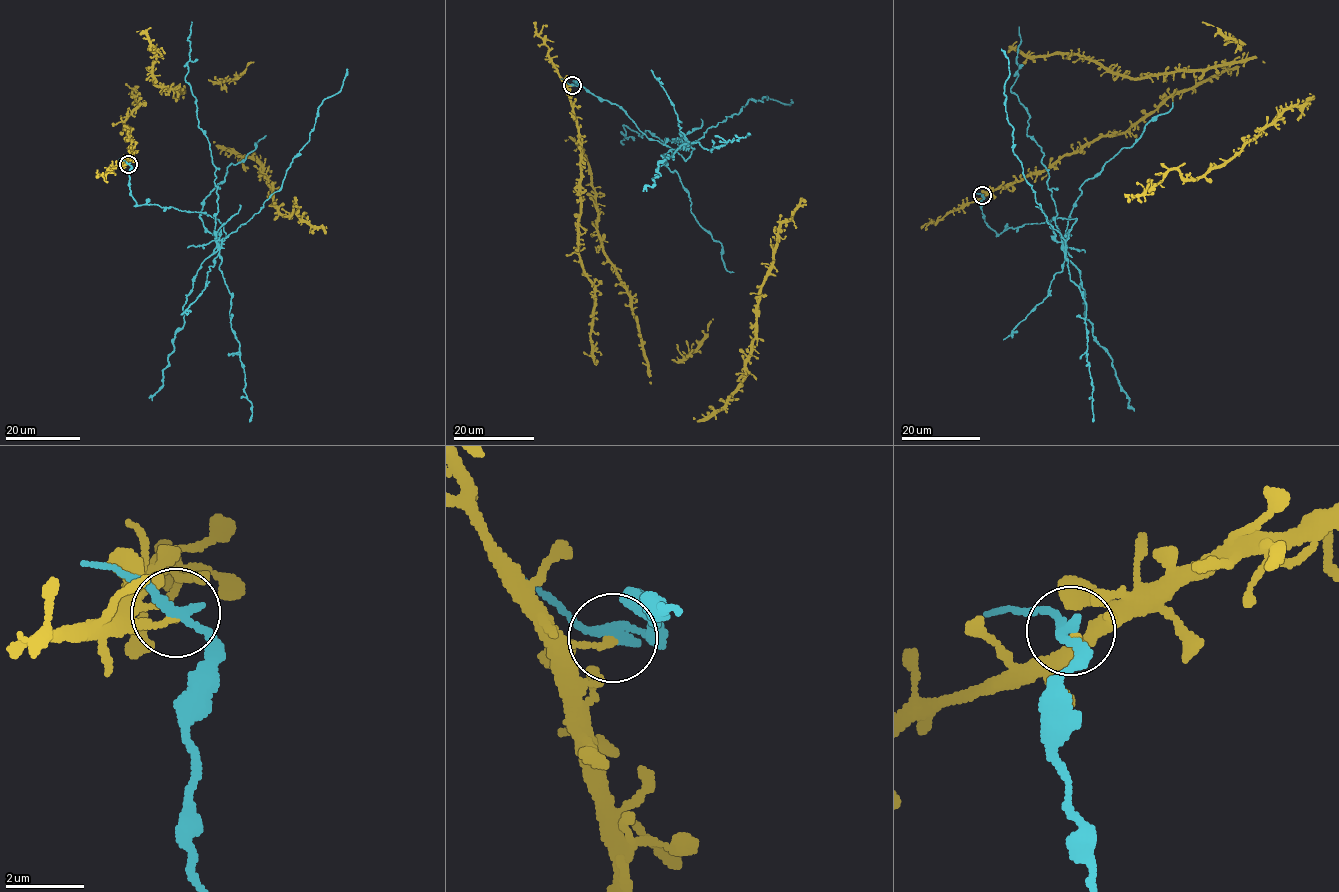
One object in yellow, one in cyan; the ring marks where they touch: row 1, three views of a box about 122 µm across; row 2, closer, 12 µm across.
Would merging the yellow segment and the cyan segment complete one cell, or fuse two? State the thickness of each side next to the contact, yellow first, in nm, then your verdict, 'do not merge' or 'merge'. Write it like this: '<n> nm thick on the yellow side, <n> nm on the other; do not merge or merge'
160 nm thick on the yellow side, 240 nm on the other; do not merge

